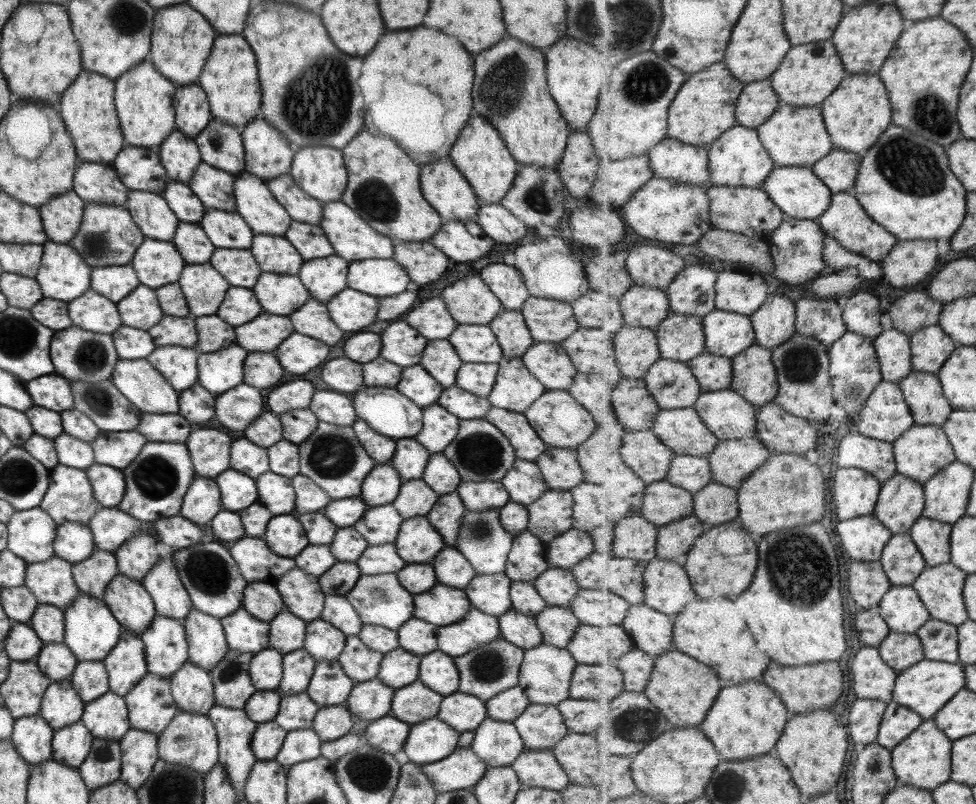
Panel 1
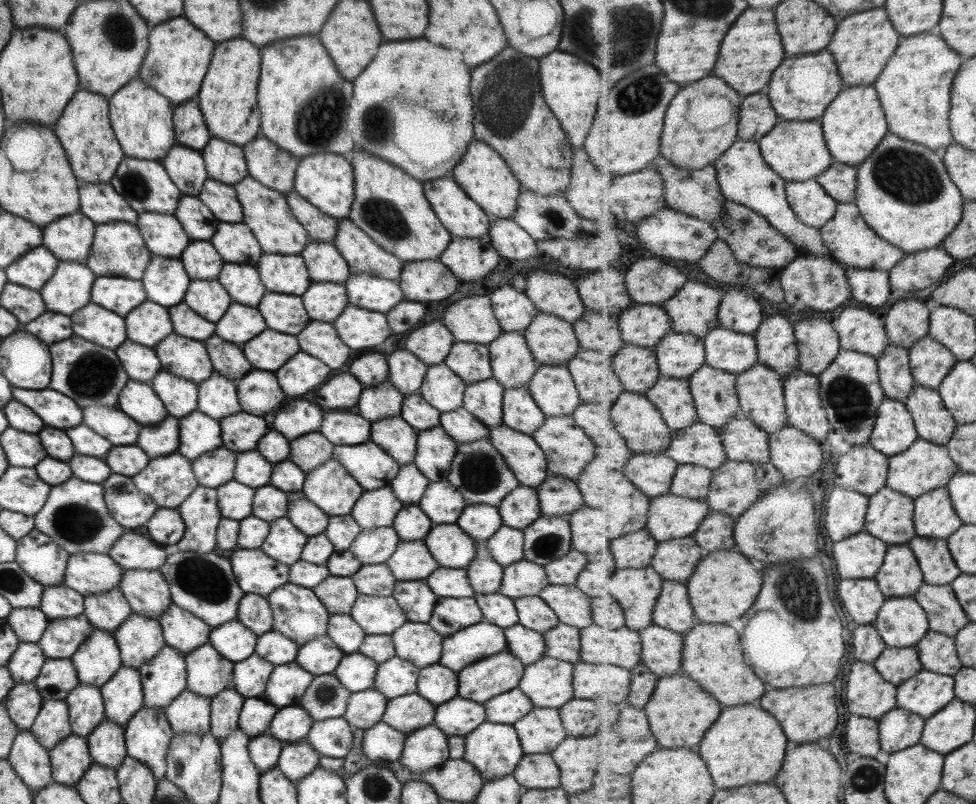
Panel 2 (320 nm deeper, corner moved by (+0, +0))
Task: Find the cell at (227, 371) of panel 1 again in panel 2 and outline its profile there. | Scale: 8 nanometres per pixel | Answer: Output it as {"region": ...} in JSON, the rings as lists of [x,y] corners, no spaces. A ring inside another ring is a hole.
{"region":[[[212,371],[207,380],[197,385],[196,409],[205,416],[220,421],[240,411],[235,380]]]}

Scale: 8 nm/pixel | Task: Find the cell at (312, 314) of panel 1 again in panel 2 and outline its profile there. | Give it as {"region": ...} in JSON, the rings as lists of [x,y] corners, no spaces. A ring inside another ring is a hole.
{"region":[[[310,320],[296,340],[301,352],[320,360],[333,372],[335,368],[343,368],[343,362],[346,366],[351,356],[352,351],[341,343],[331,323]]]}

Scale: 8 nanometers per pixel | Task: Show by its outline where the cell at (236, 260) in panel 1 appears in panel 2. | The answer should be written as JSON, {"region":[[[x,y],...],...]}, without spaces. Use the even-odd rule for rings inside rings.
{"region":[[[224,263],[216,281],[227,291],[232,302],[256,308],[265,287],[254,266],[247,264]]]}

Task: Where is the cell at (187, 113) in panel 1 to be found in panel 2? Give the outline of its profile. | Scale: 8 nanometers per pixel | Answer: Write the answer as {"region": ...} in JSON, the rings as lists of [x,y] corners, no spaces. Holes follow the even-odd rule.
{"region":[[[186,101],[172,109],[172,128],[177,145],[200,151],[210,140],[199,105]]]}

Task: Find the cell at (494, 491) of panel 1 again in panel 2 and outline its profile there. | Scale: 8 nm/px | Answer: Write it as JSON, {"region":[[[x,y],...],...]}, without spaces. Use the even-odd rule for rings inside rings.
{"region":[[[469,504],[460,512],[455,524],[471,537],[473,543],[486,543],[502,522],[495,506]]]}

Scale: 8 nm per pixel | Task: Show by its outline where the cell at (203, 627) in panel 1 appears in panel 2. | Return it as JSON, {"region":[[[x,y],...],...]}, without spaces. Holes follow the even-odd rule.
{"region":[[[206,642],[184,655],[186,690],[211,698],[232,685],[233,662],[225,660]]]}

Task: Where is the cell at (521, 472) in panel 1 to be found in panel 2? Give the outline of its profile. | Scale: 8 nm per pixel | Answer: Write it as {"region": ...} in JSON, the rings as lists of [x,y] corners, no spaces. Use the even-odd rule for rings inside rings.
{"region":[[[522,484],[508,492],[496,509],[503,526],[521,531],[541,515],[536,489]]]}

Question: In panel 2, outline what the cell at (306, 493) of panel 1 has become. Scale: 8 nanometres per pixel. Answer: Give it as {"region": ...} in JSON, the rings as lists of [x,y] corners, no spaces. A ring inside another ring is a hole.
{"region":[[[303,494],[288,503],[286,517],[299,532],[307,537],[323,533],[329,518],[328,514],[309,502]]]}

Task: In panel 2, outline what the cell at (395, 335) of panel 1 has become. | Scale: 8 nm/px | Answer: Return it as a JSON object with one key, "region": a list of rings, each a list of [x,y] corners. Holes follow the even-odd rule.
{"region":[[[398,349],[386,357],[388,381],[403,397],[413,394],[423,382],[427,366],[404,349]]]}

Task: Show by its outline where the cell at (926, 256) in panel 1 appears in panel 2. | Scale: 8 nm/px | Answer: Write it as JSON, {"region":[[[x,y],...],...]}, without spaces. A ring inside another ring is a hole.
{"region":[[[942,247],[907,253],[906,258],[890,270],[891,286],[899,290],[923,290],[941,282],[955,262],[951,255]]]}

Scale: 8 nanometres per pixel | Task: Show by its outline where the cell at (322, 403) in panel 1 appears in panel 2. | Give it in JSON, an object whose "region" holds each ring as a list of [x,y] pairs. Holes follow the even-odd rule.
{"region":[[[354,410],[324,413],[320,433],[334,445],[355,446],[370,441],[370,422]]]}

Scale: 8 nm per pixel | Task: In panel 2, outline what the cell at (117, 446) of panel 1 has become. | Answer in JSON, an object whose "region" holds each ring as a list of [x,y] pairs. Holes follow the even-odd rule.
{"region":[[[112,446],[103,457],[112,473],[130,479],[139,474],[149,462],[149,457],[137,446]]]}

